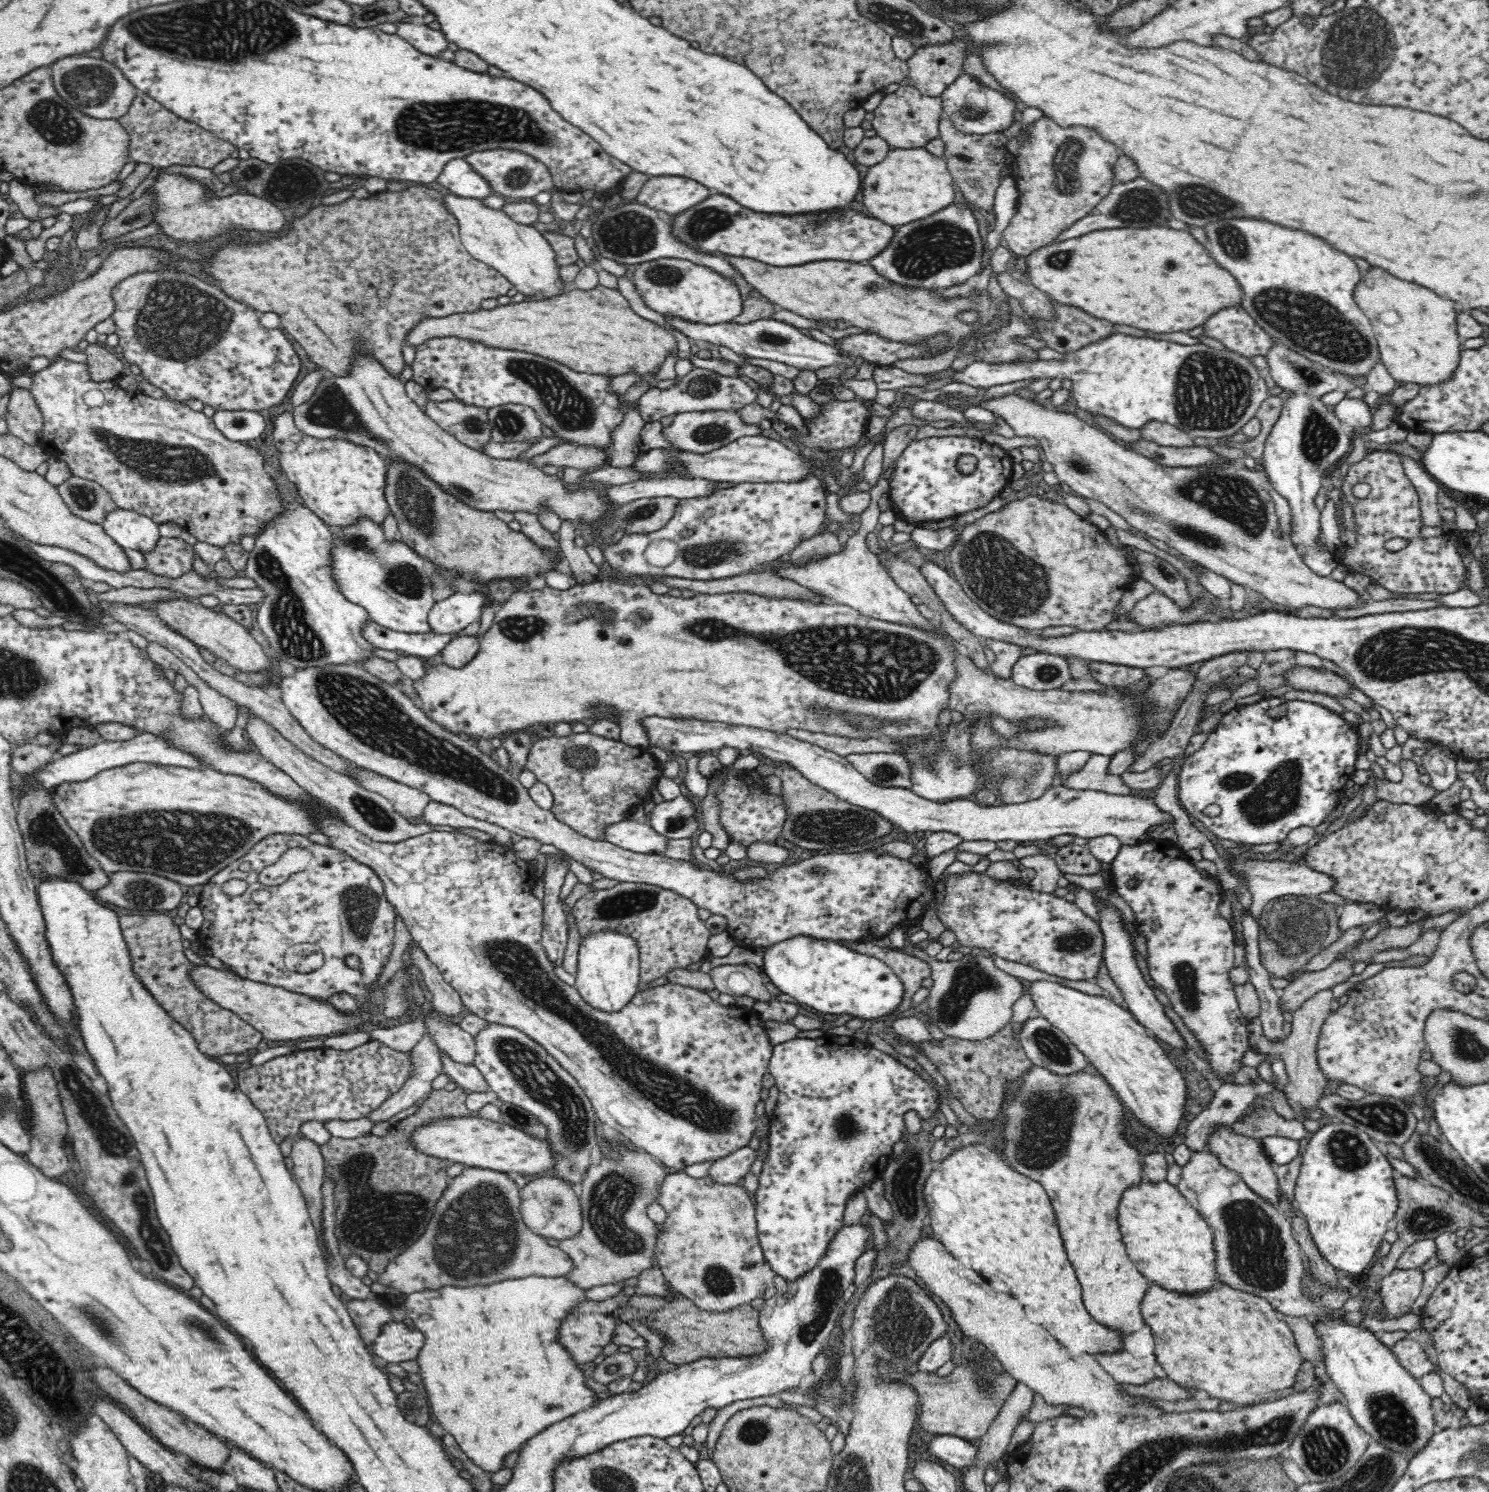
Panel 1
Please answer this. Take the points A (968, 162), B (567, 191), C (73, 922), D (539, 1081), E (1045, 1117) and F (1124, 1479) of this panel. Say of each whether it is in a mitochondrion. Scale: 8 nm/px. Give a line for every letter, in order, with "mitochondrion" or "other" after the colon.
A: other
B: other
C: other
D: mitochondrion
E: mitochondrion
F: mitochondrion

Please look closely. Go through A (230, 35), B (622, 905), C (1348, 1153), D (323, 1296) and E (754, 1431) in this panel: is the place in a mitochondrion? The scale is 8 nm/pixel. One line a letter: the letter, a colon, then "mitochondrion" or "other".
A: mitochondrion
B: mitochondrion
C: mitochondrion
D: other
E: mitochondrion

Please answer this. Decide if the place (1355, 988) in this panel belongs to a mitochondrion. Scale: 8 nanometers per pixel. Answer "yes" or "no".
no

